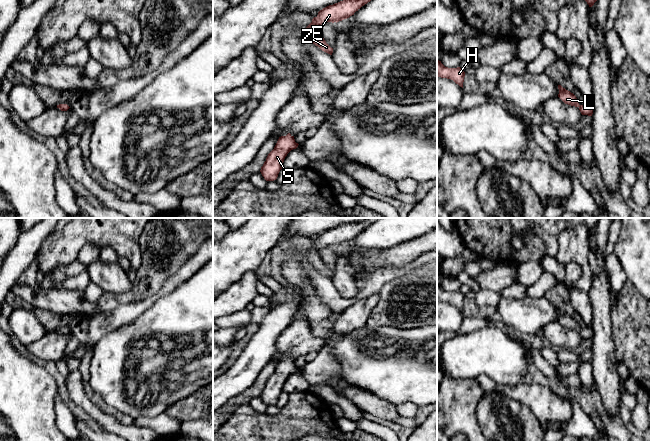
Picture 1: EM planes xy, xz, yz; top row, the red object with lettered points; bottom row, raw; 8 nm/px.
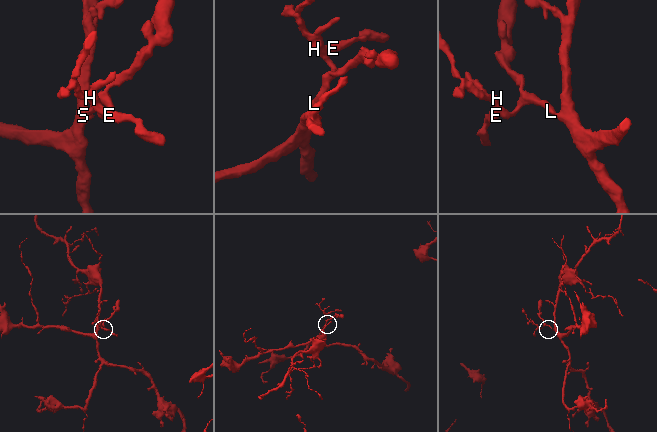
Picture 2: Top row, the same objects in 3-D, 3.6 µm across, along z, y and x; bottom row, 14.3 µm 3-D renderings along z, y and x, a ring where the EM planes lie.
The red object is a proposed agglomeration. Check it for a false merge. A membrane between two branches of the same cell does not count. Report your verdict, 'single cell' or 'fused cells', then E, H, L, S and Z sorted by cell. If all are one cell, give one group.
single cell | E H L S Z

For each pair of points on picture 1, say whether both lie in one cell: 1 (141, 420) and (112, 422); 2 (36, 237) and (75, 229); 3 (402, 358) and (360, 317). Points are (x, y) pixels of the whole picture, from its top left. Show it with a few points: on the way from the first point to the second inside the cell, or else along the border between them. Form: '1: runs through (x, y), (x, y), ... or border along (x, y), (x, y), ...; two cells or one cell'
1: border along (134, 423), (153, 430); two cells
2: border along (55, 229), (45, 239), (36, 254); two cells
3: border along (359, 329), (346, 333), (336, 332); two cells

